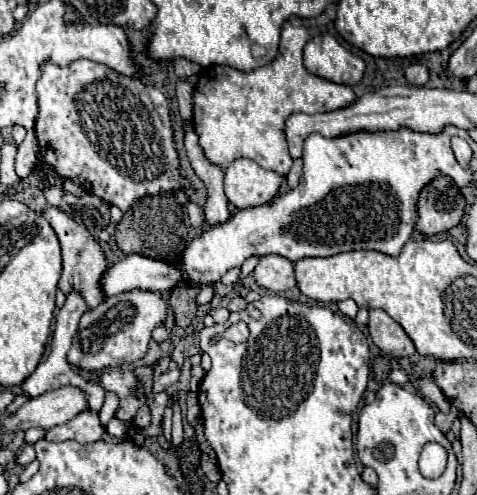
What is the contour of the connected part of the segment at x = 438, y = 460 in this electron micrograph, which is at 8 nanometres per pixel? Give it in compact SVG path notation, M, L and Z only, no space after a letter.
M427 443L419 457L419 471L427 479L435 479L443 473L443 467L447 465L447 453L439 443Z

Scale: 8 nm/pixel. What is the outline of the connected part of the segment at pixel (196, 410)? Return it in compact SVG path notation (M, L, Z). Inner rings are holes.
M192 392L190 393L190 397L187 397L187 413L185 418L189 423L193 423L196 419L196 416L199 416L200 413L201 410L197 393Z

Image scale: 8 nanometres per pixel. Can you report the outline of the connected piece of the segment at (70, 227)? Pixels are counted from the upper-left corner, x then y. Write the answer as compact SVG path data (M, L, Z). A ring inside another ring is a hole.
M47 207L45 211L41 211L41 215L49 221L49 225L53 227L53 231L57 233L57 239L61 243L63 273L59 279L59 289L63 293L67 293L67 291L71 291L71 287L79 287L79 291L83 291L83 297L87 299L89 309L97 307L105 299L103 291L99 291L99 275L103 275L103 271L107 269L105 253L97 245L97 241L89 235L89 231L85 227L77 225L65 211L61 211L57 207Z

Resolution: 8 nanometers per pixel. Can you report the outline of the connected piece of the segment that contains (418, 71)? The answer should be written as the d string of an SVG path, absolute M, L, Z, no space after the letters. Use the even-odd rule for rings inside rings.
M411 65L411 67L405 71L405 79L409 81L409 85L423 87L423 85L429 81L429 71L427 71L423 65Z

